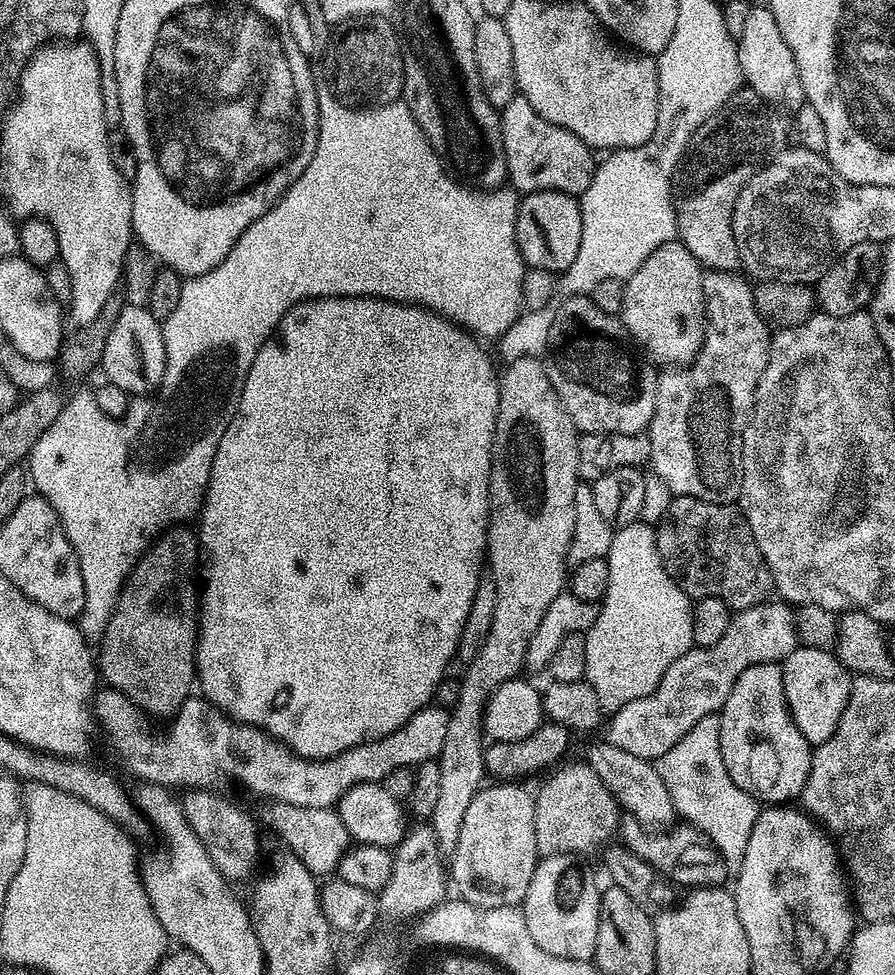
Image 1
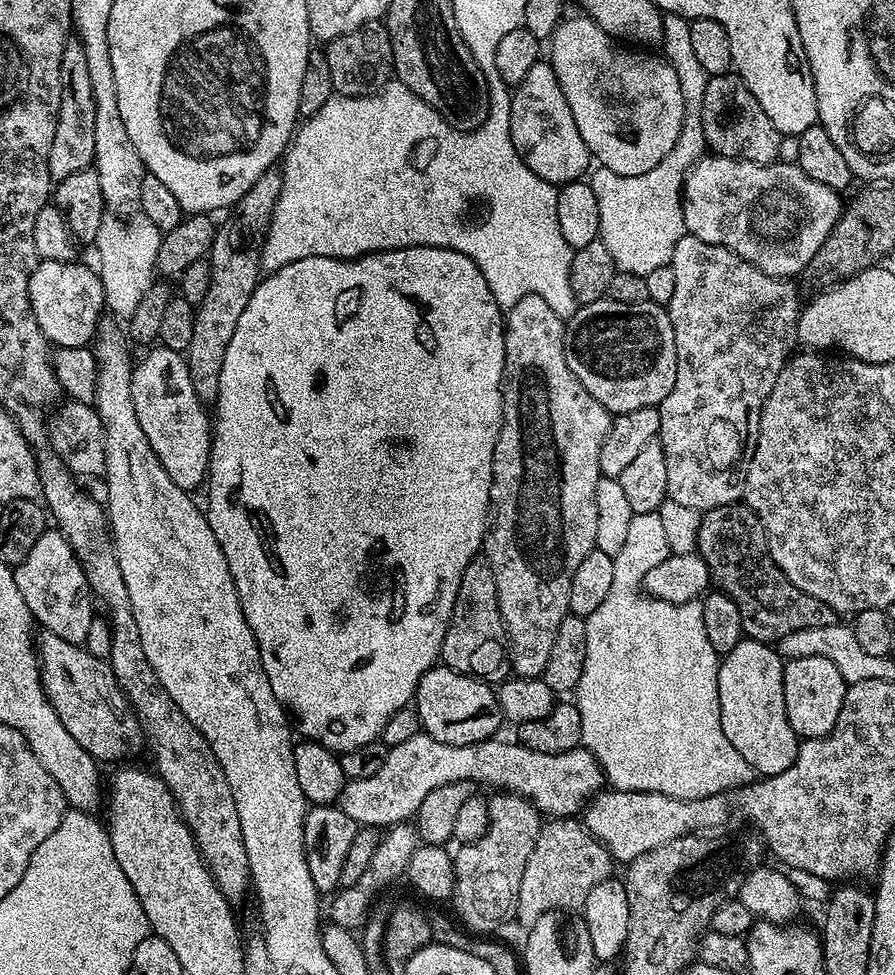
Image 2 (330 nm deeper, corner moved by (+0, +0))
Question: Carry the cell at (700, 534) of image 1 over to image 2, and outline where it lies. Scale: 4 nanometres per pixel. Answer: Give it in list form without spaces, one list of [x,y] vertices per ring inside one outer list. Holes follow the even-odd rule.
[[[747,503],[718,506],[703,513],[696,536],[695,551],[706,562],[709,581],[738,606],[744,635],[750,640],[779,642],[794,630],[837,623],[838,614],[826,602],[810,598],[782,574],[768,549],[768,539],[760,519]]]

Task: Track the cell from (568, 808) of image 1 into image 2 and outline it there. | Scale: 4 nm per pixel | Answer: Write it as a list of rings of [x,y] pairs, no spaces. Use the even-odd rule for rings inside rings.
[[[563,817],[545,823],[522,874],[519,898],[516,900],[516,918],[524,926],[531,926],[544,913],[581,909],[595,886],[611,877],[612,867],[614,861],[609,852],[589,835],[581,821]]]

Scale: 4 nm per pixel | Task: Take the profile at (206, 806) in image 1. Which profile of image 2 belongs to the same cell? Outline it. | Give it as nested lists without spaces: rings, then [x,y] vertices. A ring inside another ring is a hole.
[[[41,631],[38,636],[38,659],[40,662],[40,681],[44,687],[46,698],[54,710],[58,714],[58,718],[62,718],[62,726],[66,726],[66,731],[74,738],[74,742],[78,742],[78,746],[82,746],[82,750],[86,750],[98,762],[105,762],[104,760],[120,760],[116,762],[124,762],[127,756],[136,756],[140,752],[140,747],[144,748],[146,739],[144,736],[144,728],[140,725],[140,719],[136,717],[136,712],[132,708],[132,704],[125,698],[124,692],[120,689],[118,678],[114,674],[112,665],[108,663],[107,659],[102,657],[95,657],[90,654],[84,646],[78,644],[71,644],[66,642],[66,638],[58,638],[58,634],[53,632]]]

